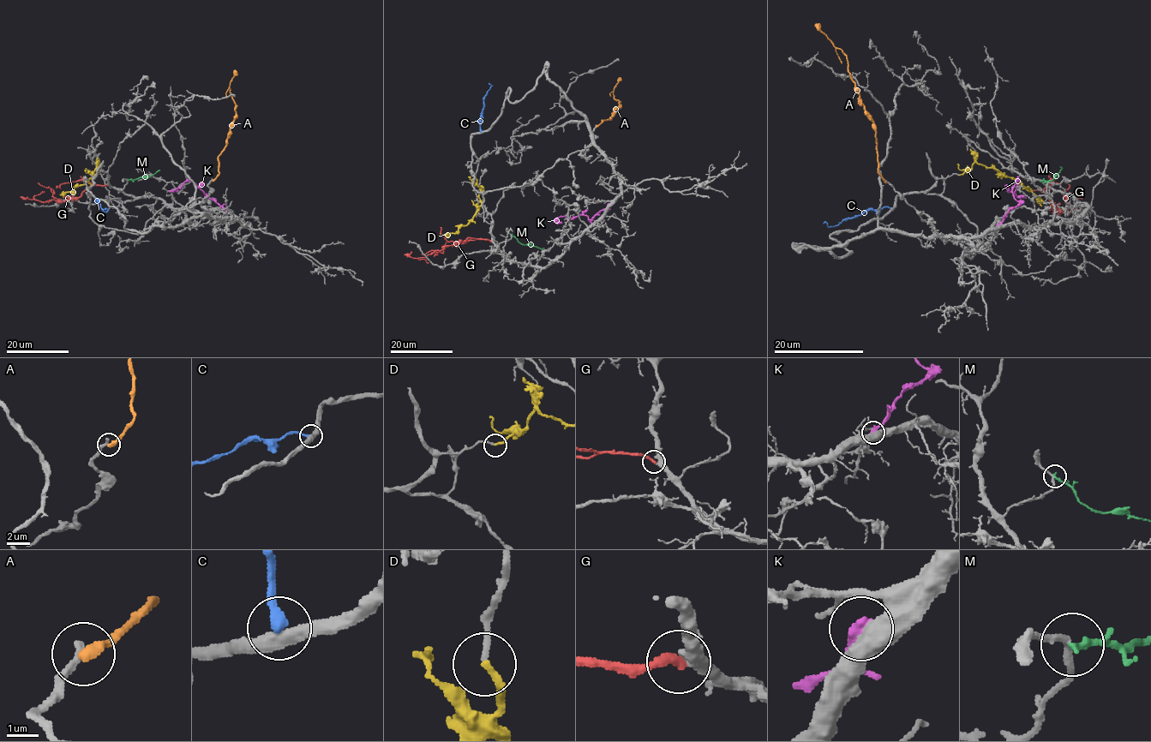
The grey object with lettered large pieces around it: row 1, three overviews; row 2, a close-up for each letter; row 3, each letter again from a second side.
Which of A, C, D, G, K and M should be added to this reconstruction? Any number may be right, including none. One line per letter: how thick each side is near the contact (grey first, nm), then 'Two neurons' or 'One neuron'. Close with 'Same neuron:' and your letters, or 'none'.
A: Thickness 320 nm (grey) against 320 nm. Two neurons
C: Thickness 400 nm (grey) against 320 nm. Two neurons
D: Thickness 180 nm (grey) against 200 nm. One neuron
G: Thickness 360 nm (grey) against 320 nm. One neuron
K: Thickness 480 nm (grey) against 400 nm. Two neurons
M: Thickness 190 nm (grey) against 220 nm. Two neurons
Same neuron: D, G

